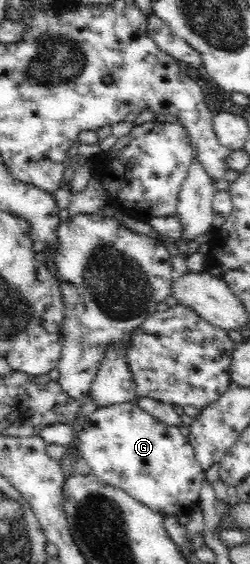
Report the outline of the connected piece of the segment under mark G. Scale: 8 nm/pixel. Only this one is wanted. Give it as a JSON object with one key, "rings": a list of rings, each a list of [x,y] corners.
{"rings":[[[133,402],[101,406],[89,415],[87,423],[83,425],[83,431],[77,433],[77,448],[81,457],[91,467],[91,474],[107,485],[125,491],[131,498],[164,516],[190,514],[193,503],[200,495],[205,470],[198,462],[187,436],[179,432],[179,427],[161,423]]]}

